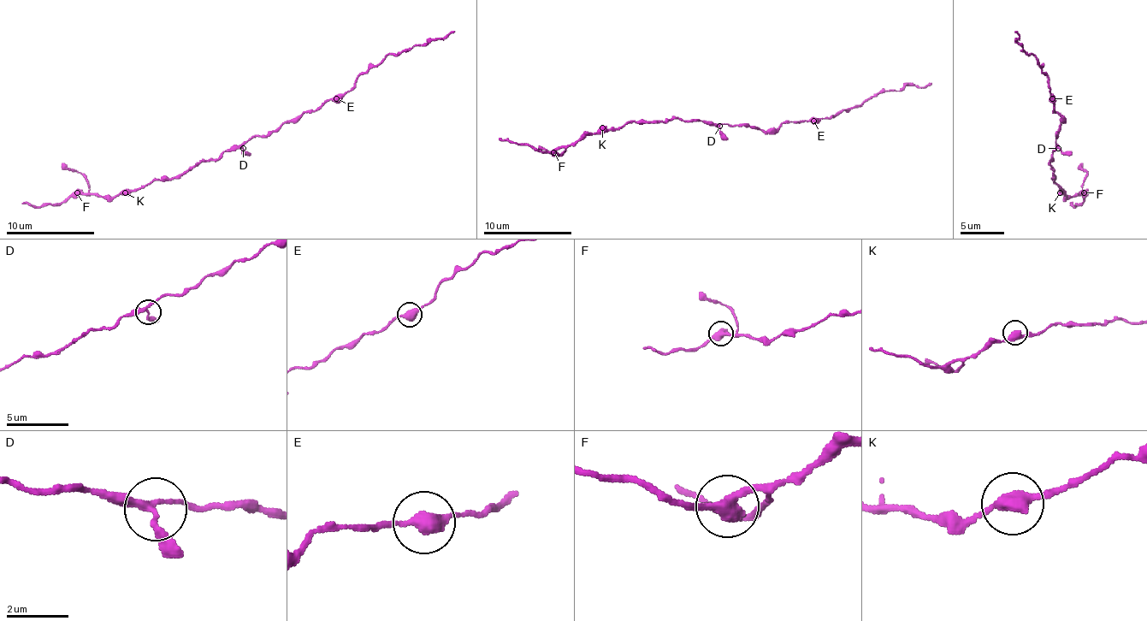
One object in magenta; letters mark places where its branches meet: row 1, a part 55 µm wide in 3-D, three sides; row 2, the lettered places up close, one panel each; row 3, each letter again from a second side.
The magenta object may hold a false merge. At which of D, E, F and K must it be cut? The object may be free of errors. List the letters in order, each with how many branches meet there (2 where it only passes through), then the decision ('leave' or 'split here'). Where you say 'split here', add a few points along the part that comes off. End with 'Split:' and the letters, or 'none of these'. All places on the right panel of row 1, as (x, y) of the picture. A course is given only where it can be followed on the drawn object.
D: 3 | leave
E: 2 | split here | (1053, 97), (1049, 78), (1039, 62), (1022, 47), (1015, 32)
F: 2 | leave
K: 2 | leave
Split: E

